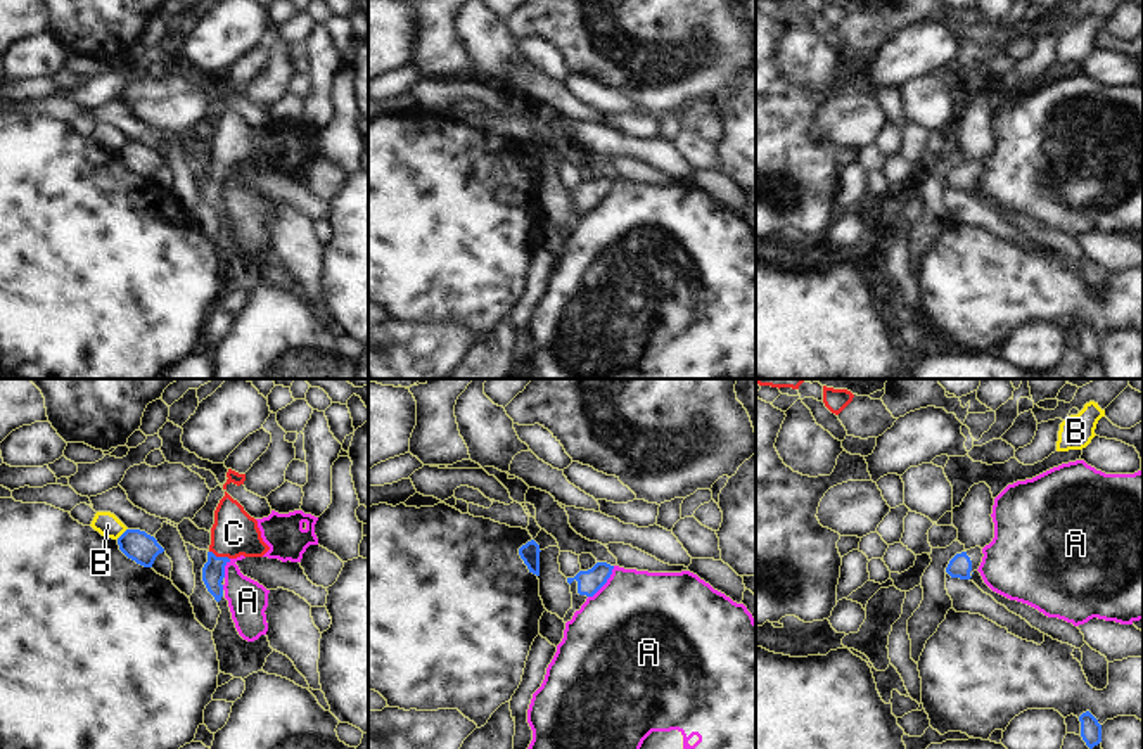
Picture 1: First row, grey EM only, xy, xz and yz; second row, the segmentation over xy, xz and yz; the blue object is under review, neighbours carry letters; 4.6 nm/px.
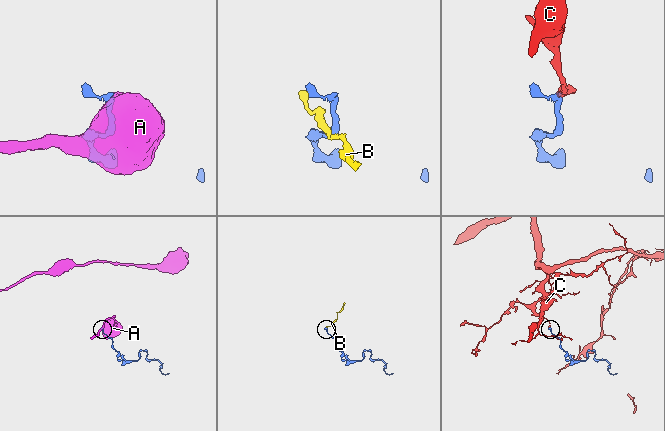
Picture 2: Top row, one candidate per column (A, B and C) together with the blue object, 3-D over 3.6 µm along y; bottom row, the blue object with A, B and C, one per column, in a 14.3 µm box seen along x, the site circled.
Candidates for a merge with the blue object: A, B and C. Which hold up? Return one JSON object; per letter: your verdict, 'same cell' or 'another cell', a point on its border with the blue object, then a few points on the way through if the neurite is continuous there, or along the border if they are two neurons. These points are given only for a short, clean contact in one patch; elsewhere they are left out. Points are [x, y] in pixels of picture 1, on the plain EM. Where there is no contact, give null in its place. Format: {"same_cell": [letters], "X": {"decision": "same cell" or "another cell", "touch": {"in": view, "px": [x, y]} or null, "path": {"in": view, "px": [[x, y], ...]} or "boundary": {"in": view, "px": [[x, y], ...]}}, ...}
{"same_cell": ["C"], "A": {"decision": "another cell", "touch": {"in": "xz", "px": [604, 196]}}, "B": {"decision": "another cell", "touch": {"in": "xy", "px": [123, 146]}, "boundary": {"in": "xy", "px": [[127, 140], [116, 151]]}}, "C": {"decision": "same cell", "touch": {"in": "xy", "px": [220, 170]}, "path": {"in": "xy", "px": [[213, 184], [220, 170], [234, 146]]}}}

